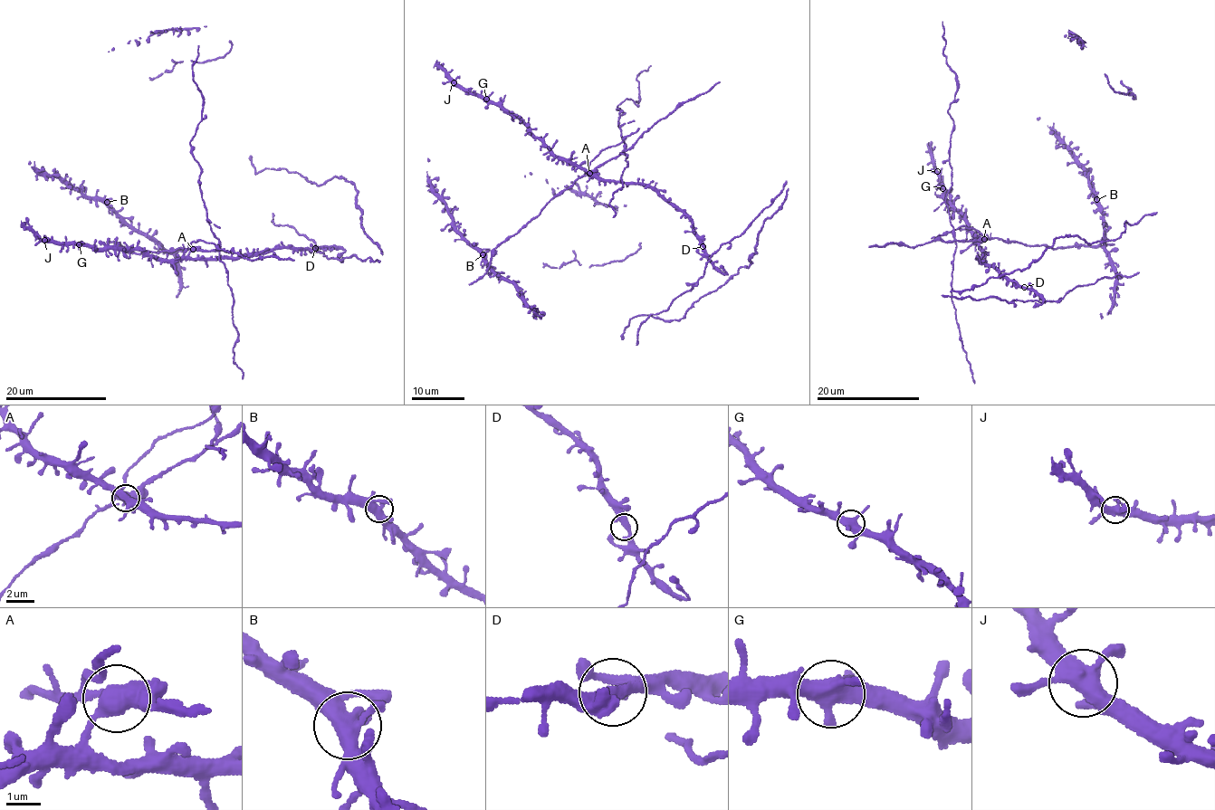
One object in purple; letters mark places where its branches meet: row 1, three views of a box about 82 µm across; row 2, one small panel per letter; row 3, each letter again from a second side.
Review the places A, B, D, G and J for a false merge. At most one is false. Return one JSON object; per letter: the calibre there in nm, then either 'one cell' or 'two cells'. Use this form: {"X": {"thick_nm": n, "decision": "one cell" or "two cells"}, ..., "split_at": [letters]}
{"A": {"thick_nm": 500, "decision": "two cells"}, "B": {"thick_nm": 460, "decision": "one cell"}, "D": {"thick_nm": 360, "decision": "one cell"}, "G": {"thick_nm": 460, "decision": "one cell"}, "J": {"thick_nm": 440, "decision": "one cell"}, "split_at": ["A"]}

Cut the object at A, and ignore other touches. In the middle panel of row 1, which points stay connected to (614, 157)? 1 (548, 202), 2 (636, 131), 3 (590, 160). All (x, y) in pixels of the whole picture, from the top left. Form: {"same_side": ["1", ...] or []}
{"same_side": ["1", "2", "3"]}

